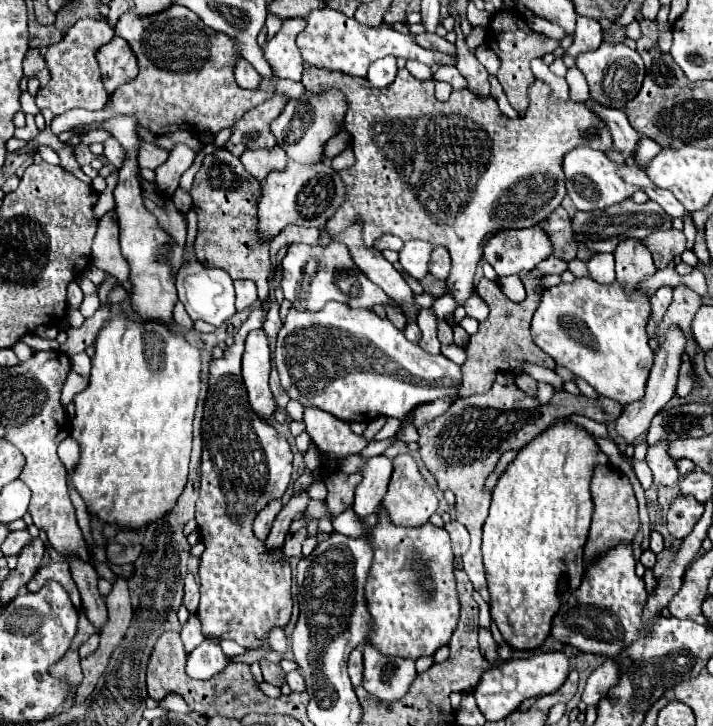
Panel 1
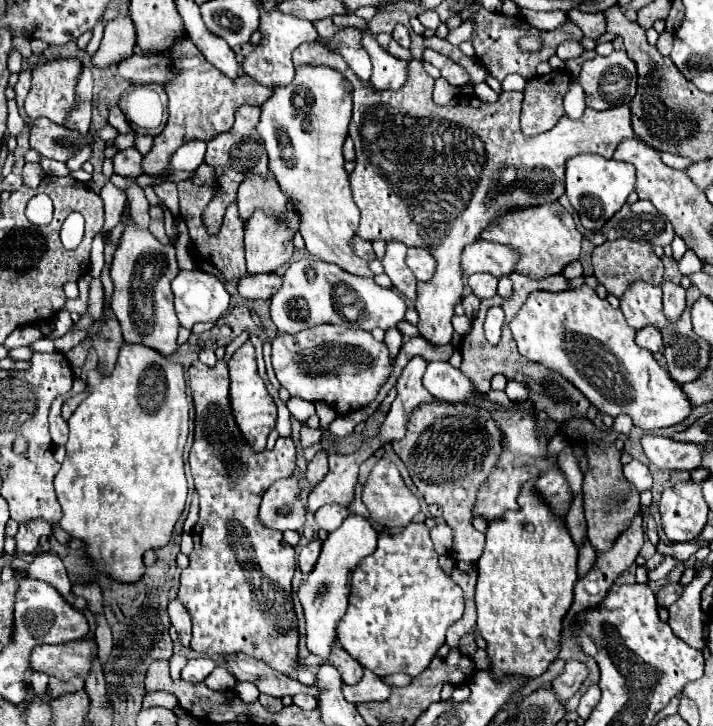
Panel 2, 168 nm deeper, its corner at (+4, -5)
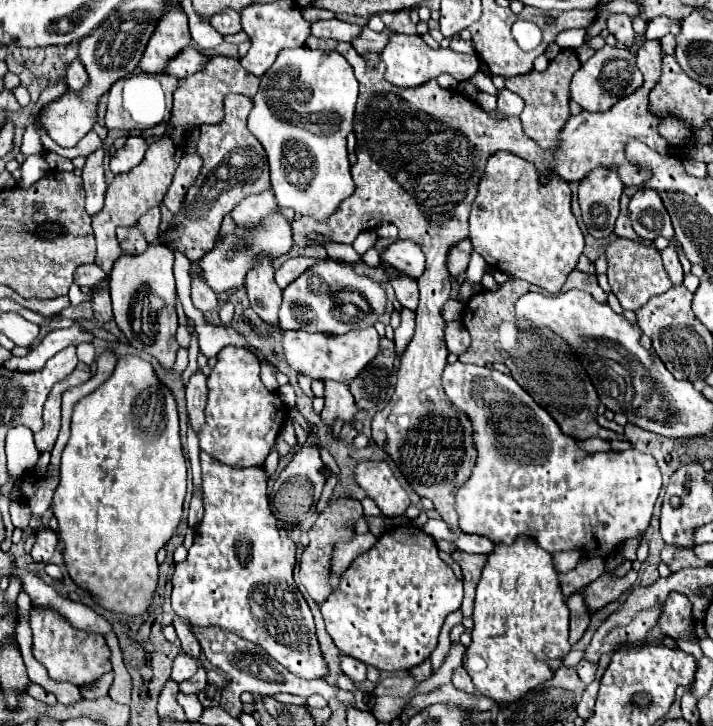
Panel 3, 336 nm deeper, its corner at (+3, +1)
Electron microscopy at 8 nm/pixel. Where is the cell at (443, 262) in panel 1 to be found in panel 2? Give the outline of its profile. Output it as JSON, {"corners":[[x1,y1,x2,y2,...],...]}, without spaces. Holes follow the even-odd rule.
{"corners":[[409,248,407,266,413,270,415,278,421,282,431,280,431,276,435,274,435,258,427,254,423,248]]}

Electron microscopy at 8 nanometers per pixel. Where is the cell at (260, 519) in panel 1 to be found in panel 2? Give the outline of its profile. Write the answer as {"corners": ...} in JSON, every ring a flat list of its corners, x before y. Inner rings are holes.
{"corners":[[291,476,275,482,265,494,259,510,259,520,275,530,299,530,305,522,305,506,299,500,301,486]]}

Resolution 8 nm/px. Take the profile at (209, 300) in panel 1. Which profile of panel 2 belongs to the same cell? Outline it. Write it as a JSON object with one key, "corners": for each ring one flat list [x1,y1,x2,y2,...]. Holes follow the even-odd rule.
{"corners":[[197,268,195,270,181,270,177,274,177,278,171,282,171,288,173,288,173,294,175,294,177,318,179,318,181,326,185,326,189,330,197,322,217,322,229,310,231,296,225,290,223,282,219,282,219,278,213,276,213,274,203,274]]}

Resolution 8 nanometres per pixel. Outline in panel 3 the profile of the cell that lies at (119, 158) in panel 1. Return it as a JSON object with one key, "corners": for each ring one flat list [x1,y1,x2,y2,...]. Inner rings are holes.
{"corners":[[136,226,132,228,120,228,118,230,118,240,120,240,120,246,126,254,140,254,146,250,148,242,142,238,140,230]]}

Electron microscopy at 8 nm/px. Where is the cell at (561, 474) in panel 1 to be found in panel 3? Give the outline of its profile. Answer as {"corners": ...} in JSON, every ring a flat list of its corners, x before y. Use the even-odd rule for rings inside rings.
{"corners":[[520,536,512,546,496,544,494,552,488,556,488,562,484,566,482,578,476,588,476,600,474,600,474,628,472,628,472,642,466,648,466,670,476,686,476,690,492,698,498,706,510,706,512,702,520,700,522,694,528,694,528,690,536,688,538,684,552,678,552,674,560,668,560,662,552,662,542,654,544,644,556,642,562,646,564,656,570,652,568,642,568,606,558,586,558,574,552,564,552,556,540,546,528,538]]}

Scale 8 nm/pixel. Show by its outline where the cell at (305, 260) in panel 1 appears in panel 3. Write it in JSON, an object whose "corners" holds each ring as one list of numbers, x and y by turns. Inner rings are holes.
{"corners":[[320,262,296,278,286,290,280,306,280,328,282,330,308,330,308,332,332,332,346,334,356,328,368,328,376,324,386,306,386,292,382,284,358,276,352,266,340,262],[346,294,358,294,356,304]]}

